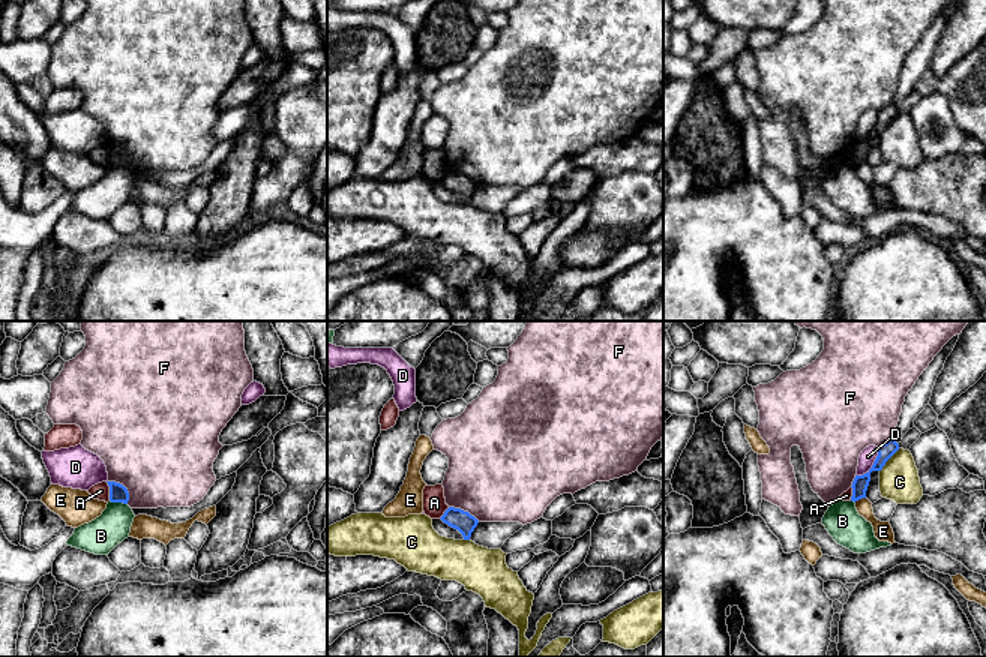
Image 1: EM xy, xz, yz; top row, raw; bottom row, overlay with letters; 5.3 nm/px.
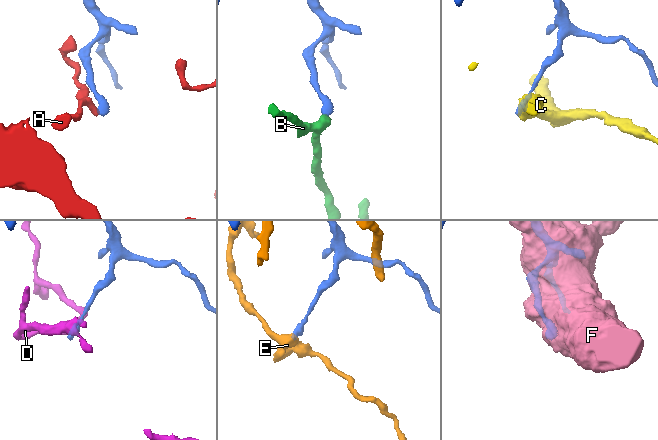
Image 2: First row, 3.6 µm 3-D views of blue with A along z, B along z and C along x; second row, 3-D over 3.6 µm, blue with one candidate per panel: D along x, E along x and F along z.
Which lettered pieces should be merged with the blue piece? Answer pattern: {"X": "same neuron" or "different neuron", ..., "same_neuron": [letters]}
{"A": "different neuron", "B": "different neuron", "C": "different neuron", "D": "different neuron", "E": "different neuron", "F": "different neuron", "same_neuron": []}

